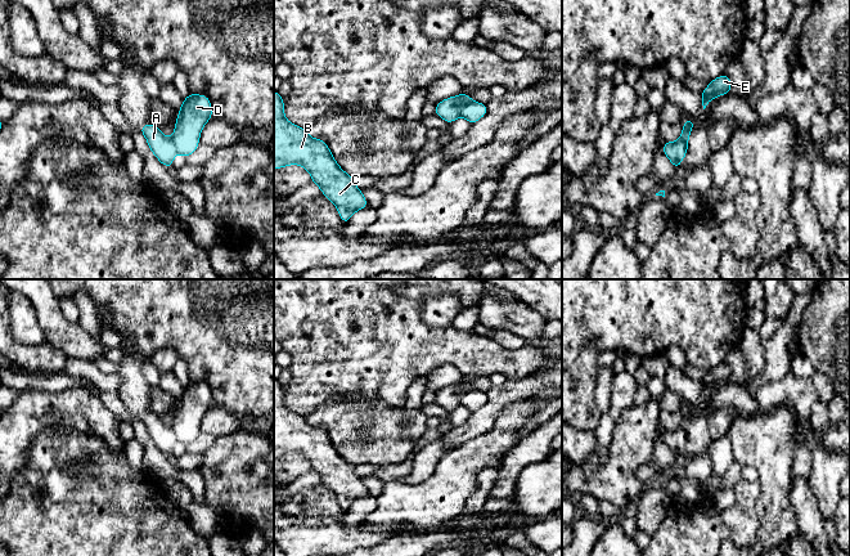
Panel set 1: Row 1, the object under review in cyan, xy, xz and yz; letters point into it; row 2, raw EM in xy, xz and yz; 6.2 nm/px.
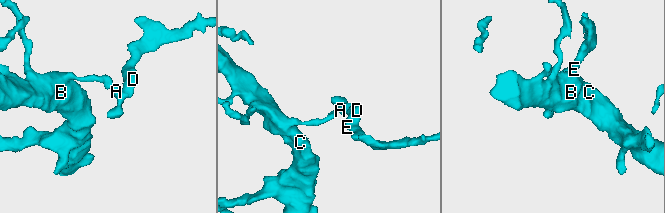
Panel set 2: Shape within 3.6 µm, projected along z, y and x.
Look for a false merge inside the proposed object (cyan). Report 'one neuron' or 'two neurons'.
two neurons

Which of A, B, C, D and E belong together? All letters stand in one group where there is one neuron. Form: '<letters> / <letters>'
A B C / D E

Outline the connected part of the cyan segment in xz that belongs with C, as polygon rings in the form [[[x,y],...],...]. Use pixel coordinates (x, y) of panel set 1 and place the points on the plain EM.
[[[274,378],[274,458],[289,453],[309,459],[311,470],[337,496],[343,514],[356,499],[368,496],[355,466],[341,457],[328,432],[285,407],[284,387]]]

